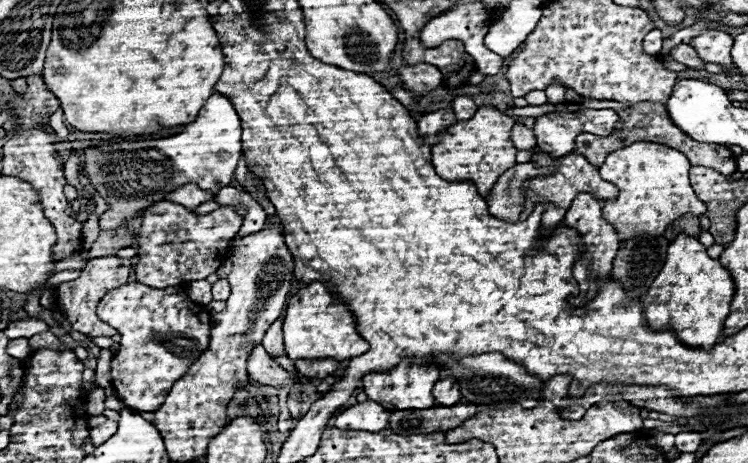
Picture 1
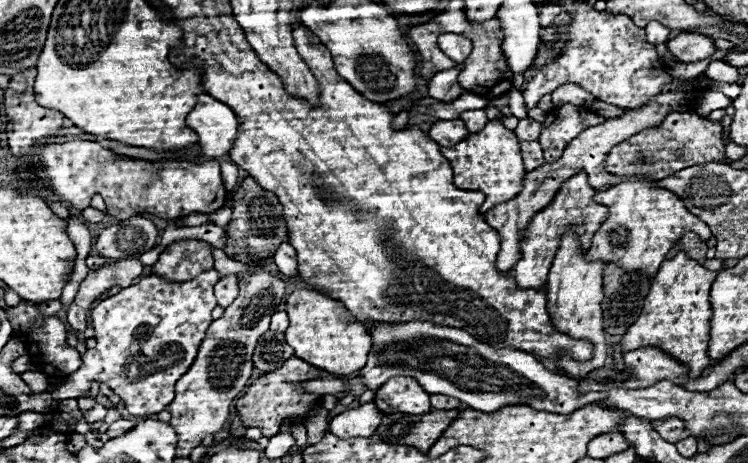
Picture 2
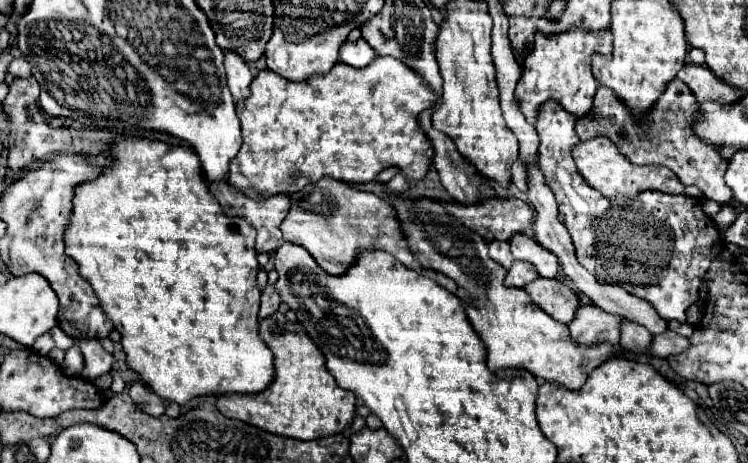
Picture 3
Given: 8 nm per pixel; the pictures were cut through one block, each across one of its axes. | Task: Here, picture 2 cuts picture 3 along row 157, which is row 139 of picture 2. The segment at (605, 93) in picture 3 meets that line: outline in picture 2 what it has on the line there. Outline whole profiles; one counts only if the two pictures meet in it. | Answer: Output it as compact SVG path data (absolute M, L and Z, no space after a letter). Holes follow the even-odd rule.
M670 112L662 124L654 128L646 128L636 136L616 144L606 156L606 170L618 176L632 176L632 174L650 174L654 178L670 176L680 168L688 168L688 164L704 164L704 162L722 162L730 164L722 144L722 124L702 120L702 116L692 112ZM644 154L644 164L636 162L636 156Z

